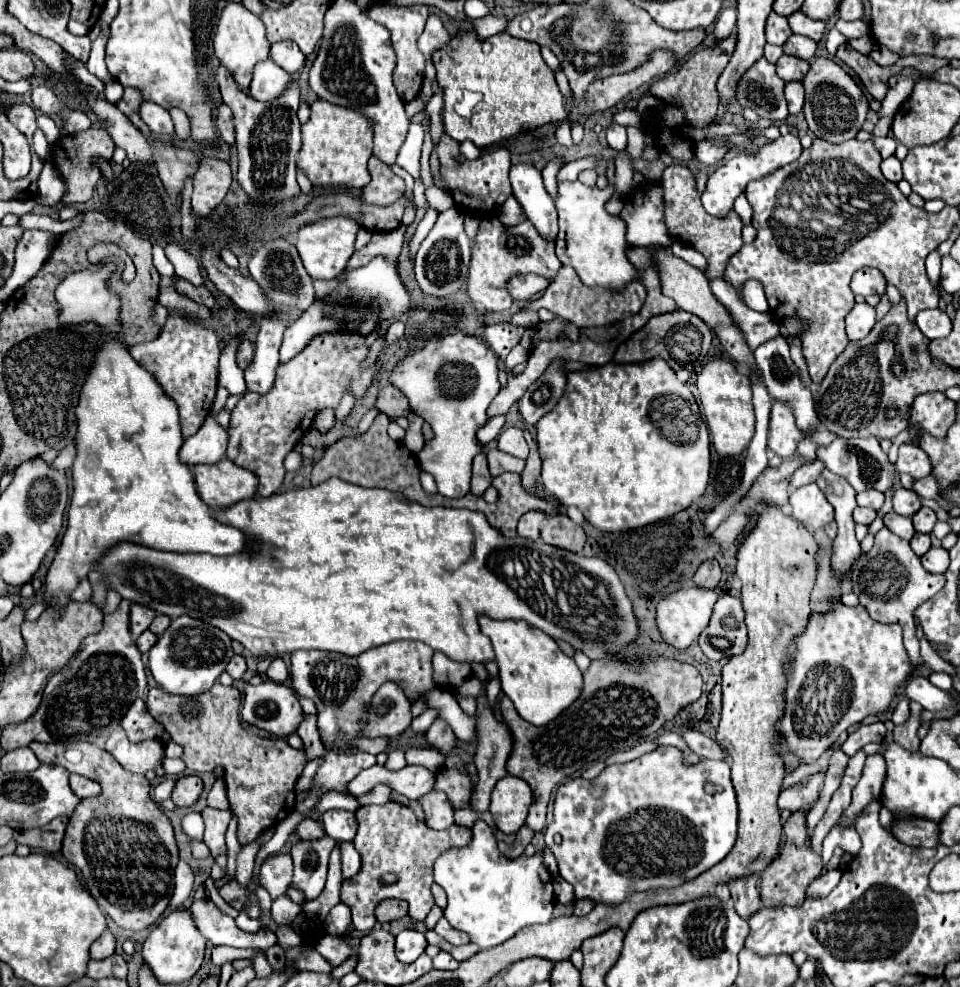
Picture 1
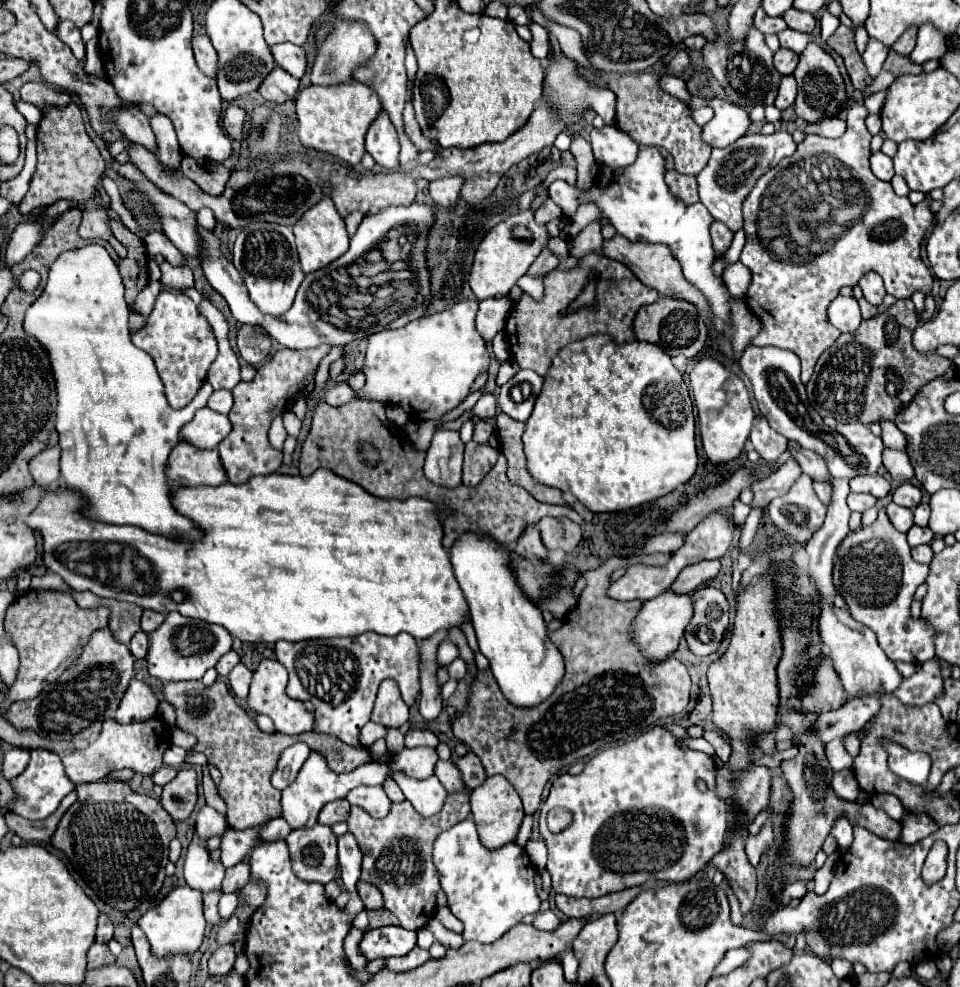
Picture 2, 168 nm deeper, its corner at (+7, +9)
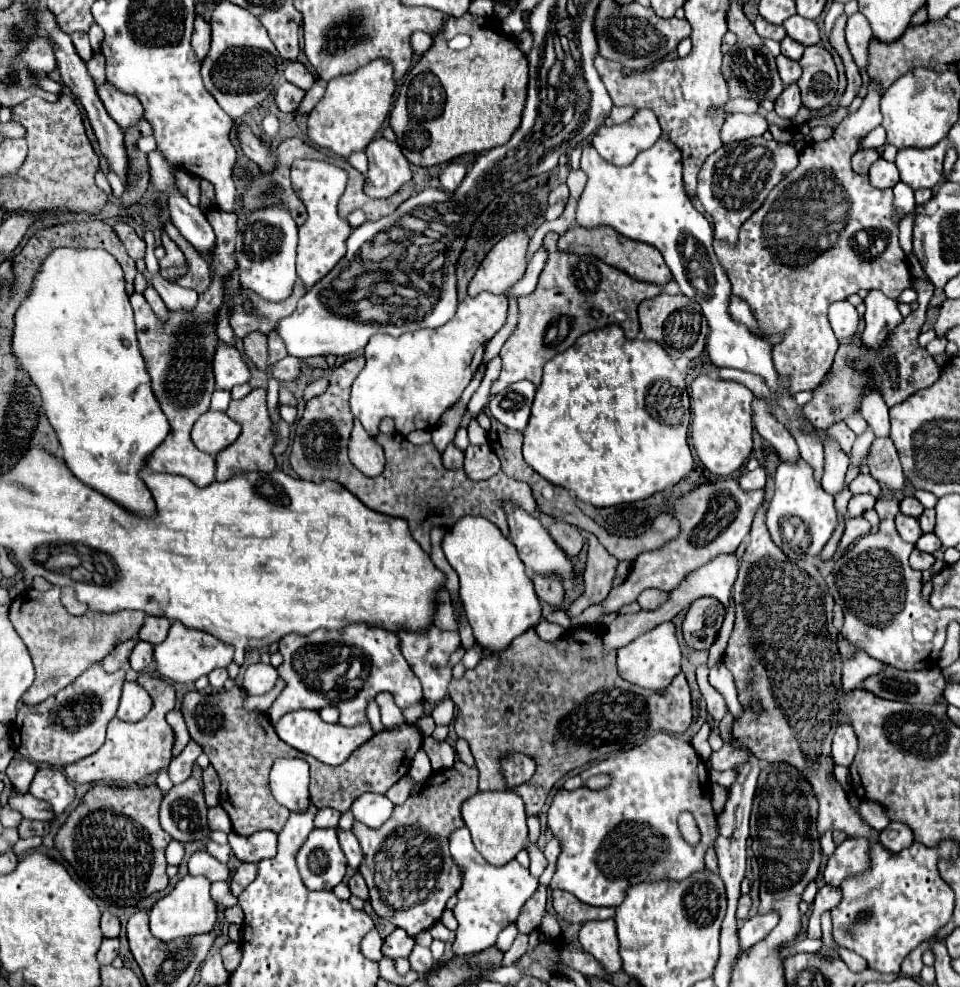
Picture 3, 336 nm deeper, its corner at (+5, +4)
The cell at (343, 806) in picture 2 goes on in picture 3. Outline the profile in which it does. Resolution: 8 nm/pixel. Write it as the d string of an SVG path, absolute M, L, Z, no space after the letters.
M323 808L315 816L315 828L337 828L339 818L341 818L341 812L333 808Z

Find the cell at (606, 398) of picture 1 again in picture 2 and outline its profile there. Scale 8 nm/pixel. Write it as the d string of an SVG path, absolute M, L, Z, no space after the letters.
M589 335L585 339L579 341L569 341L553 359L553 365L549 367L547 375L545 375L545 383L541 393L537 395L535 407L531 417L525 423L525 431L523 431L523 445L525 445L525 455L527 455L527 469L529 473L549 485L549 487L557 487L563 493L573 493L575 499L579 499L587 509L591 509L593 513L607 513L607 511L623 511L629 507L637 507L643 505L647 501L653 501L657 497L663 497L667 493L671 493L677 485L685 485L695 469L697 469L697 451L695 451L695 417L693 417L693 403L689 399L689 391L687 385L681 377L681 373L675 369L675 365L671 363L671 357L659 349L653 343L645 343L645 341L629 341L623 347L617 345L609 335Z

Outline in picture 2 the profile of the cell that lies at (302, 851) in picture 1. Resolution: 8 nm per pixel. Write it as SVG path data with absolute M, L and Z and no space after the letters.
M315 825L311 829L291 831L287 837L293 871L305 881L329 883L337 873L337 837L331 827Z

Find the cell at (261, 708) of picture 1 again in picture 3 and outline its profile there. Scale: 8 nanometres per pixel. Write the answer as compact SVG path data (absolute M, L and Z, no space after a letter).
M315 710L289 712L289 716L283 716L275 724L275 732L289 746L293 746L293 748L297 748L305 754L311 754L317 760L327 762L331 766L337 766L337 764L345 762L353 750L363 746L373 736L373 730L371 730L369 724L361 724L361 726L355 726L355 728L345 728L341 724L339 726L337 724L327 724L319 718L319 712L315 712Z

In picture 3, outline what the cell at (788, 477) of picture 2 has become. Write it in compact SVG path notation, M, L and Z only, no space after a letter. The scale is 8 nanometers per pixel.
M713 480L691 490L687 496L675 500L673 512L675 518L681 522L681 534L655 552L639 554L637 560L633 562L633 570L627 576L627 580L619 586L613 586L603 602L589 606L581 616L573 618L571 626L573 628L591 626L601 618L607 618L613 612L617 612L621 606L635 602L637 596L647 588L659 588L671 592L685 580L687 574L711 562L715 556L735 552L743 542L743 538L749 534L753 516L763 502L765 502L765 490L743 492L739 490L737 480Z

